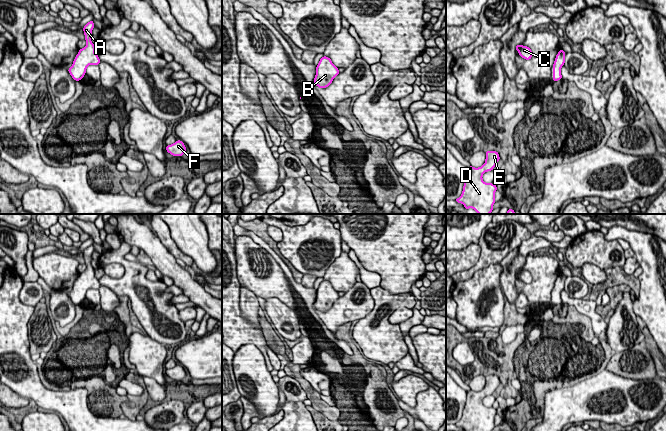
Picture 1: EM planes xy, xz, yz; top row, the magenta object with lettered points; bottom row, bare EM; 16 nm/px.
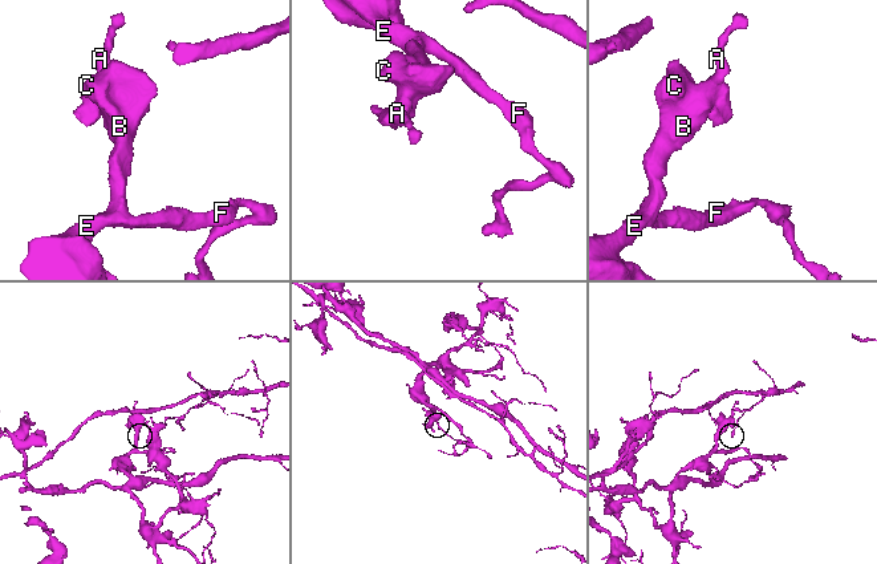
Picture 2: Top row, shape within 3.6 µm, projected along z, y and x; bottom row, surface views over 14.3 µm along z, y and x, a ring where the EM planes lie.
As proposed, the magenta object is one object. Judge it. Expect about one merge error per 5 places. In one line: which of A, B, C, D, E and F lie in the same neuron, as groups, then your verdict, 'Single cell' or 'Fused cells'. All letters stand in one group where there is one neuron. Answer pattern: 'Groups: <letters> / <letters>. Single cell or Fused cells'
Groups: A B C D E F. Single cell

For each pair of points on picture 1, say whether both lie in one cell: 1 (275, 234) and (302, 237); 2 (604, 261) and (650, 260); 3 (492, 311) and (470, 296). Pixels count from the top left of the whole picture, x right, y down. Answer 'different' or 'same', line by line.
1: different
2: different
3: same

